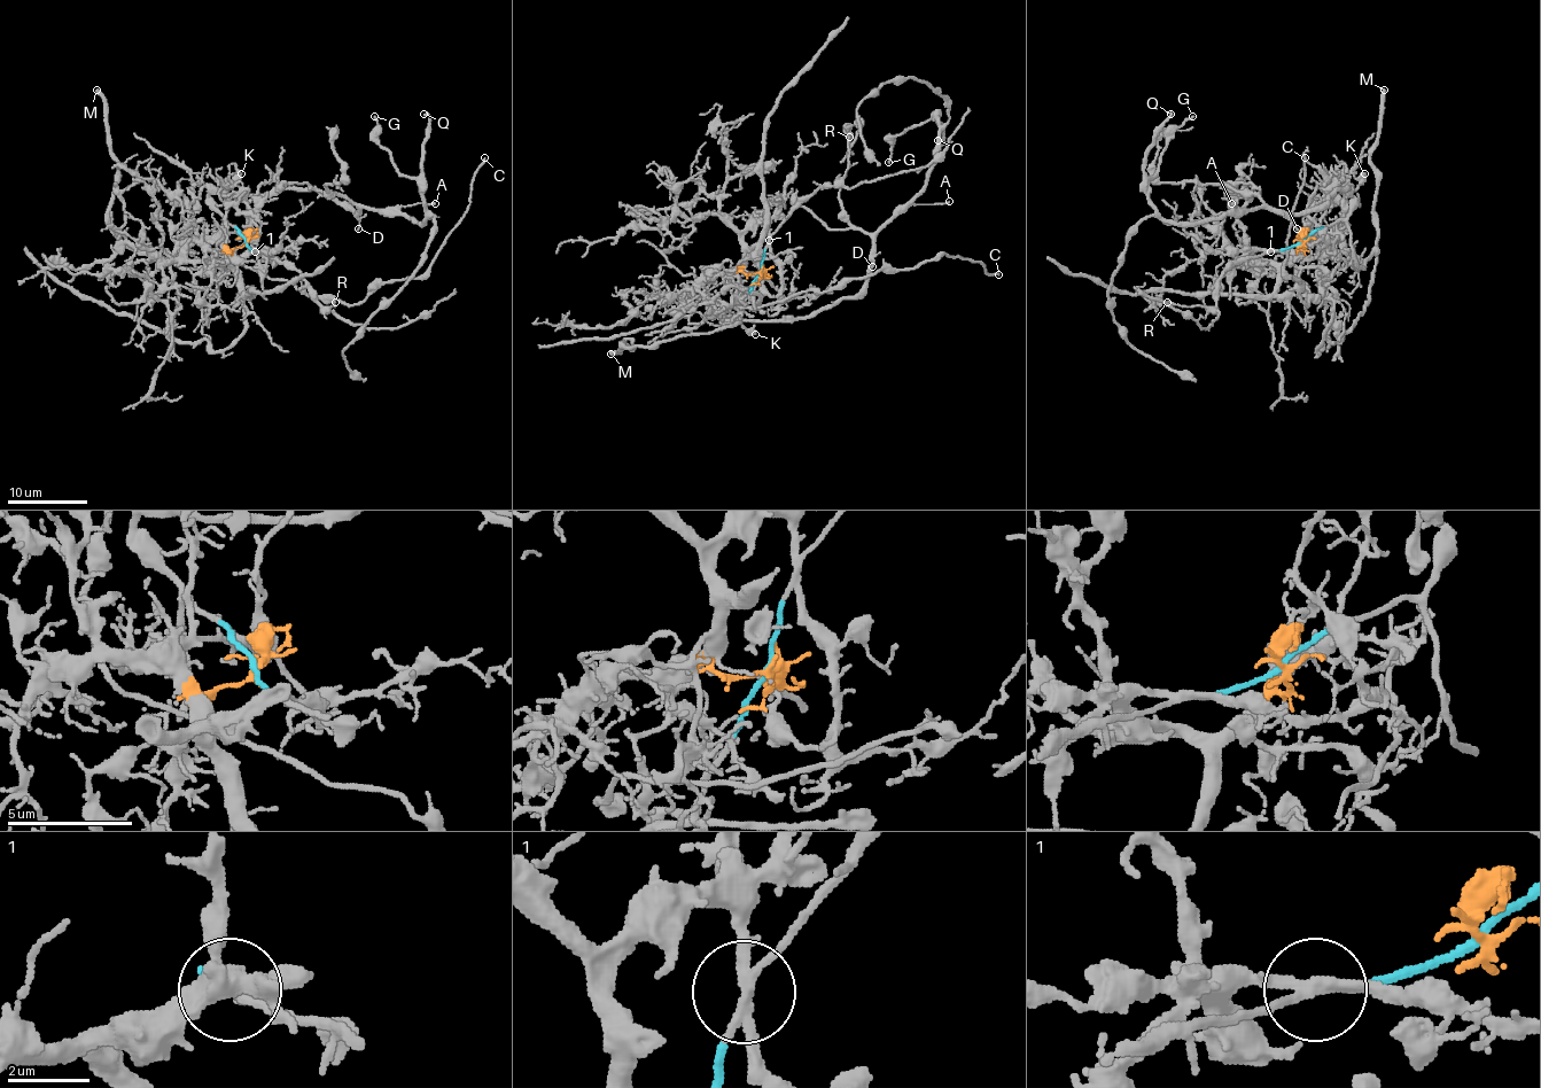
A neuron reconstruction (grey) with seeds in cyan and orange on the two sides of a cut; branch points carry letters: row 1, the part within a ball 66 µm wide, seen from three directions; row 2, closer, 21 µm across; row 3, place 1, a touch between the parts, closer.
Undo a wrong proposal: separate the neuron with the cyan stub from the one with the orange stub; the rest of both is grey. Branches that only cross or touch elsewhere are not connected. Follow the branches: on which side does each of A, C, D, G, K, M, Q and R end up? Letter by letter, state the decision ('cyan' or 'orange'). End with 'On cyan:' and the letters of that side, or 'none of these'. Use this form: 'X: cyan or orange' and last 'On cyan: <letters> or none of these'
A: cyan
C: cyan
D: cyan
G: cyan
K: cyan
M: cyan
Q: cyan
R: cyan
On cyan: A, C, D, G, K, M, Q, R

